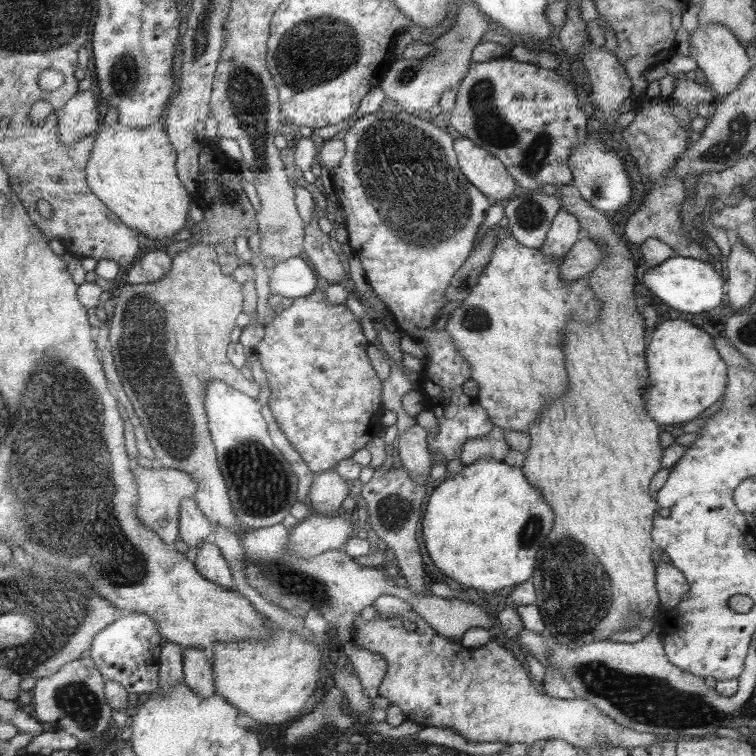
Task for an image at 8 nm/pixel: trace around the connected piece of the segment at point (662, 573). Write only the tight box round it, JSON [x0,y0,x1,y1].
[656,562,689,608]

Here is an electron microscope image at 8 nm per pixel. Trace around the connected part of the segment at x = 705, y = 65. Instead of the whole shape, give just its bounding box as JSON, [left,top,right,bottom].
[689,23,752,100]

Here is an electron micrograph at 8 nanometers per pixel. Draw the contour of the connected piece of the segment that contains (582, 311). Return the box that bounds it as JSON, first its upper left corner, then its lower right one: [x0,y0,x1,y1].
[445,229,599,432]

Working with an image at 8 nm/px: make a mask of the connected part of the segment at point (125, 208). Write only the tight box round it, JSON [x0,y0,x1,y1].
[85,122,189,242]

